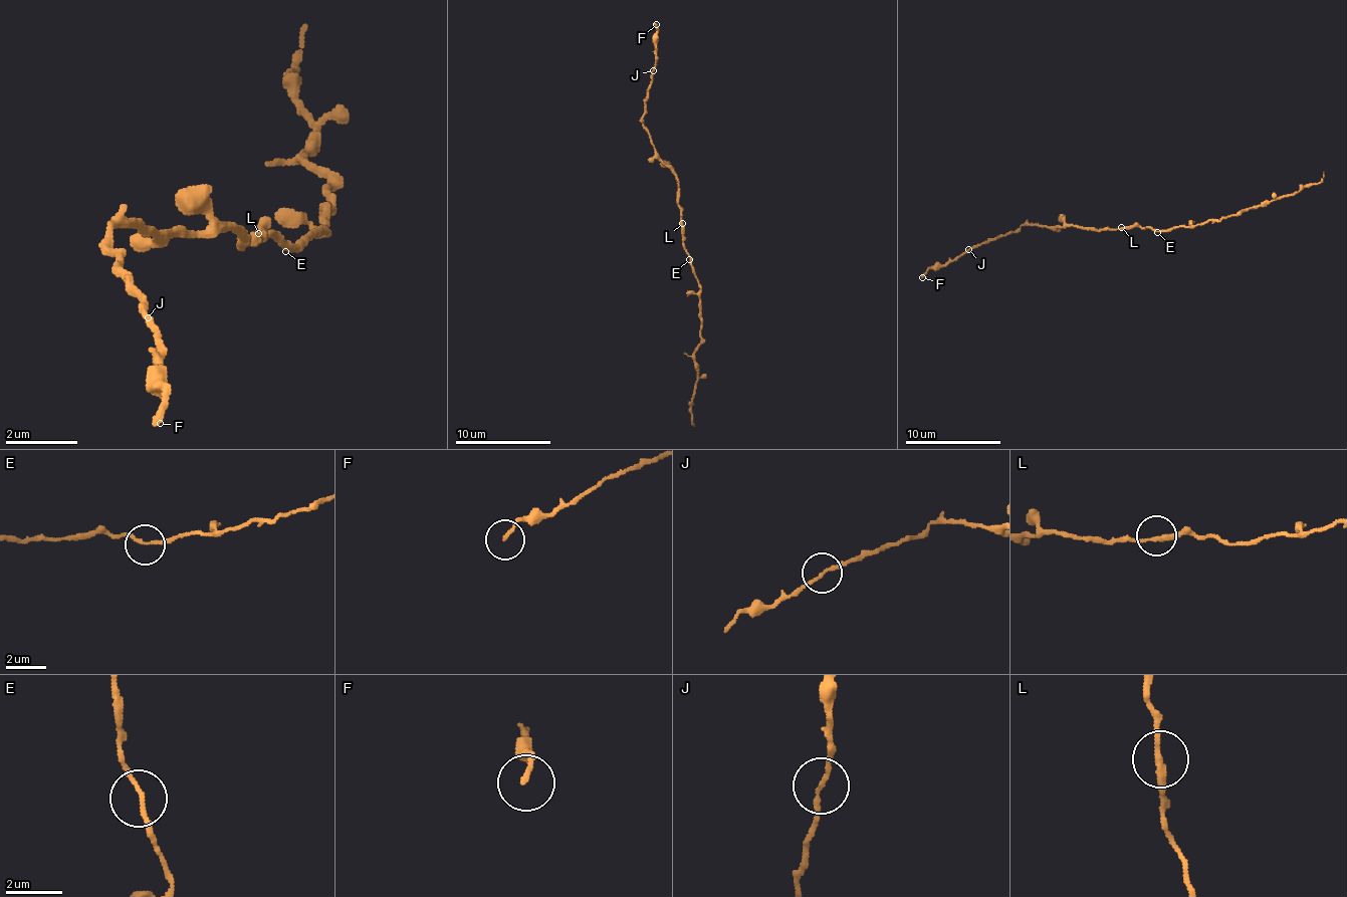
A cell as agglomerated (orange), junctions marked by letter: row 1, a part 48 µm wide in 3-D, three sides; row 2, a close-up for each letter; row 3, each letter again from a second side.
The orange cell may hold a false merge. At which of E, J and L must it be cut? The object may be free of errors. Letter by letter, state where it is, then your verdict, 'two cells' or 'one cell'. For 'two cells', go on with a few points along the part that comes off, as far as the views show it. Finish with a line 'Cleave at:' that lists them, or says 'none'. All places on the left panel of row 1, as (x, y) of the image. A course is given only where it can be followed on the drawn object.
E: at (285, 251); one cell
J: at (148, 317); one cell
L: at (258, 233); one cell
Cleave at: none

